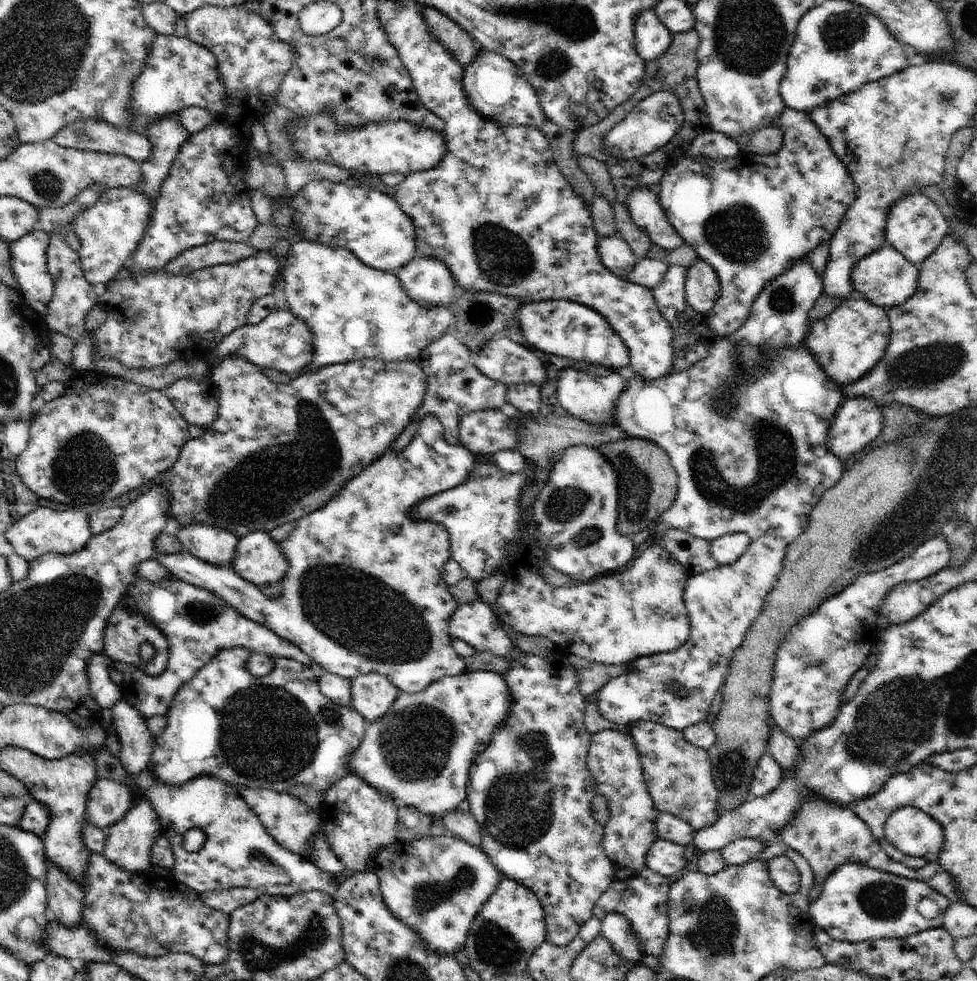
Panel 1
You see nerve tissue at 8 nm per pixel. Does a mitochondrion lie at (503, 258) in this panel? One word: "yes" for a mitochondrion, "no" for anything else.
yes

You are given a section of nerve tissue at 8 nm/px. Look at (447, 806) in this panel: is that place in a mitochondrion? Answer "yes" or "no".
no

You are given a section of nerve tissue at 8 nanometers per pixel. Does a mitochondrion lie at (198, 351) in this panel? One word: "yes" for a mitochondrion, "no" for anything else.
no

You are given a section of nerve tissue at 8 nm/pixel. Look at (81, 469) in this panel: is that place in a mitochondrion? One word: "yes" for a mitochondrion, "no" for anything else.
yes

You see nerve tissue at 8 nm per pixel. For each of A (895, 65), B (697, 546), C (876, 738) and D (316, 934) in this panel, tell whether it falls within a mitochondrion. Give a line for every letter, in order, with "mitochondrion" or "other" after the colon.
A: other
B: other
C: mitochondrion
D: mitochondrion

